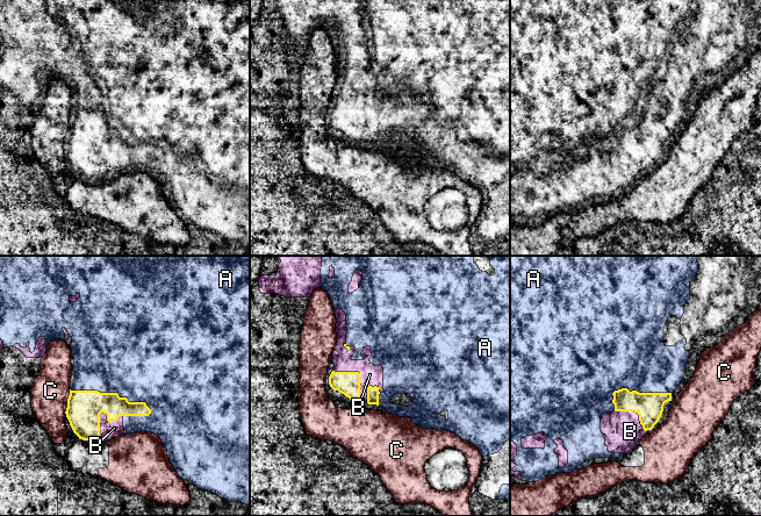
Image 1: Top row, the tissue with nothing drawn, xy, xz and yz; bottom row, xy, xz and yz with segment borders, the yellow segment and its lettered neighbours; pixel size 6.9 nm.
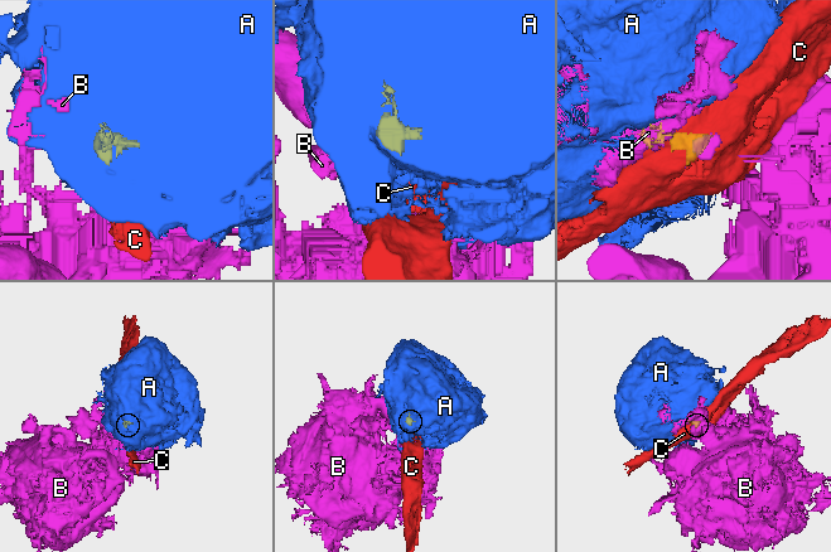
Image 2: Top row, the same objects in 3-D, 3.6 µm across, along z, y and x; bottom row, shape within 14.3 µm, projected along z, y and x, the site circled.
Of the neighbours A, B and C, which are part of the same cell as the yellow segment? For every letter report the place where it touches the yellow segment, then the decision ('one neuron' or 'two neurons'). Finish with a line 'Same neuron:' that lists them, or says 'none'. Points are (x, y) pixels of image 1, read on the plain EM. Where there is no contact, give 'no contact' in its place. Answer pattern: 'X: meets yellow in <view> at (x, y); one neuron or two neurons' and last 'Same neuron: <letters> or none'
A: meets yellow in xy at (113, 133); one neuron
B: meets yellow in xy at (99, 155); two neurons
C: meets yellow in xy at (69, 135); two neurons
Same neuron: A

